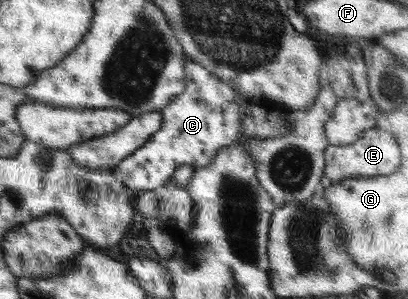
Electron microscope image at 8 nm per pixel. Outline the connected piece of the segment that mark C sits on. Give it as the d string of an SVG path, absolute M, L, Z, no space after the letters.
M190 60L186 63L186 74L183 79L187 81L185 90L178 94L165 108L159 110L163 115L161 128L141 148L134 150L112 168L112 171L120 177L121 181L136 193L163 186L167 179L171 178L175 169L183 164L191 164L193 168L209 164L219 152L219 149L235 142L235 139L239 136L239 131L243 129L241 128L242 108L235 102L237 93L230 85L225 84L218 76L214 76L203 66Z

